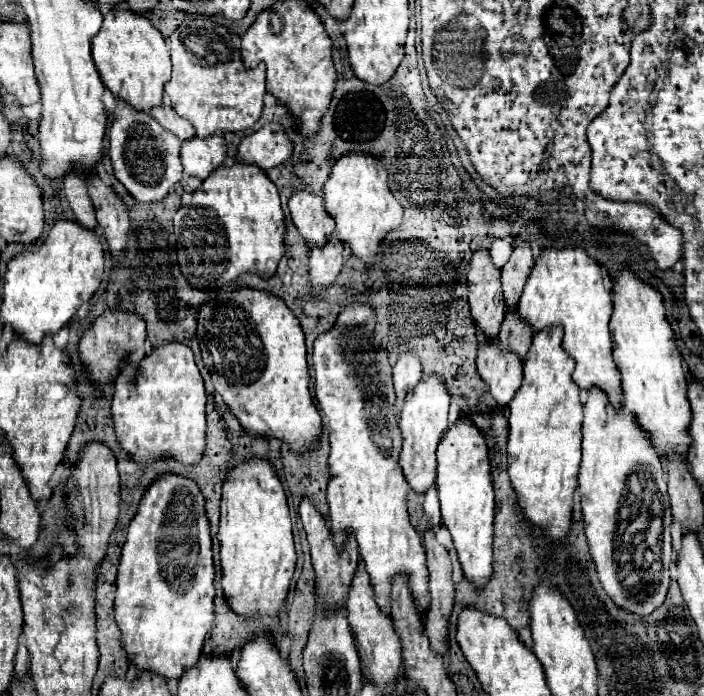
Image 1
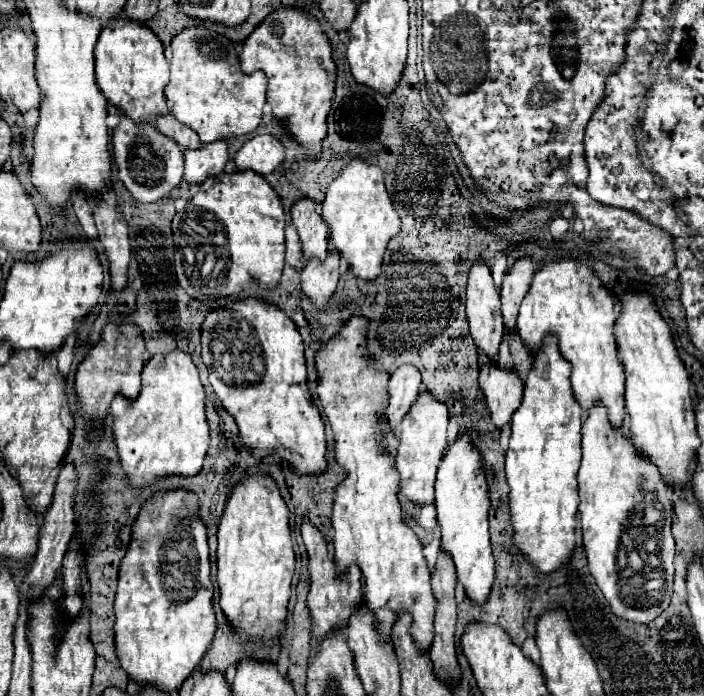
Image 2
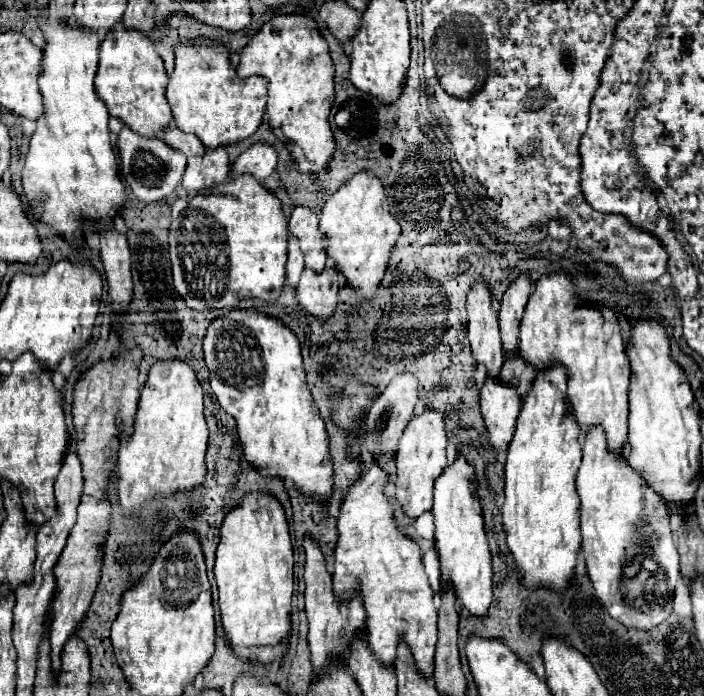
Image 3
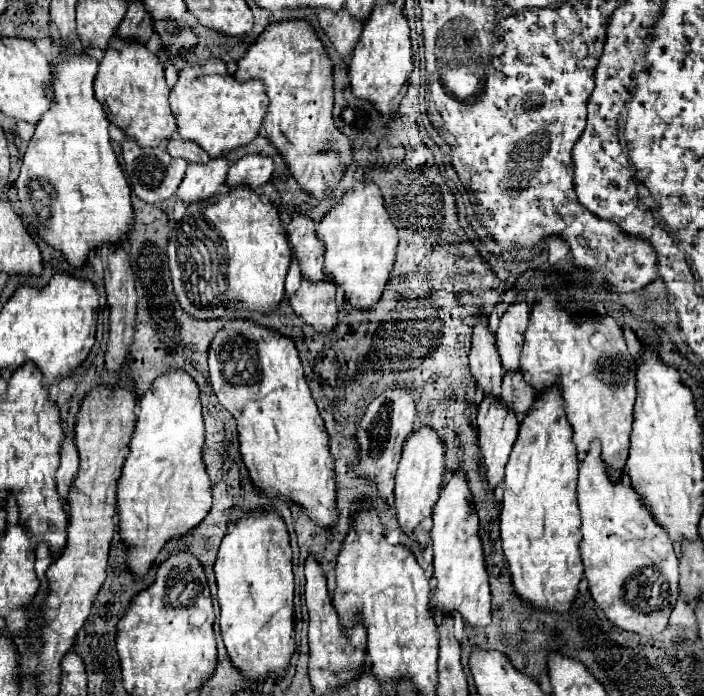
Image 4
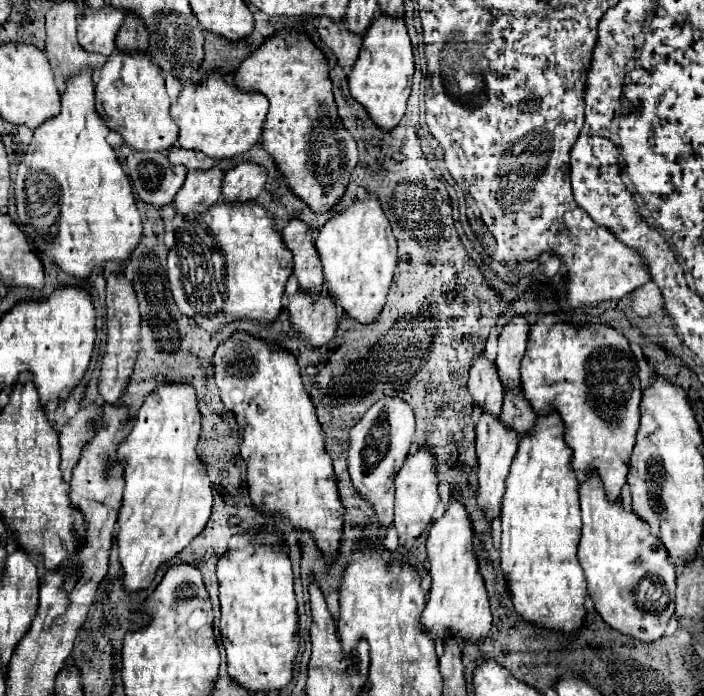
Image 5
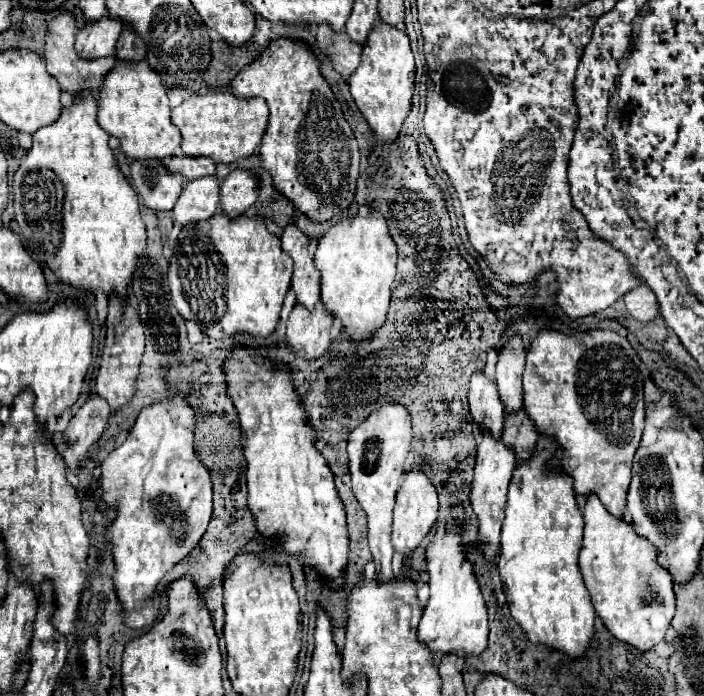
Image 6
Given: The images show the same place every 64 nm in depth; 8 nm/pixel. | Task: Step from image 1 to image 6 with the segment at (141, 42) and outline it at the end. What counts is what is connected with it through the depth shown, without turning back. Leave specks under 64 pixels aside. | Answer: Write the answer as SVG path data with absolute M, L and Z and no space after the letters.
M114 60L114 68L104 74L98 90L98 122L100 126L120 140L120 146L128 158L164 158L178 152L182 136L170 122L170 106L166 88L148 68L148 62L124 64Z

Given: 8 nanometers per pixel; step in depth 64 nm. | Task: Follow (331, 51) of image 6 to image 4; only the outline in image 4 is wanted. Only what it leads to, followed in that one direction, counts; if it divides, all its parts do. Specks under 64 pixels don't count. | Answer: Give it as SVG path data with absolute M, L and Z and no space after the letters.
M320 8L318 22L328 34L328 38L332 40L334 48L342 54L342 58L348 58L362 32L360 20L352 20L346 8L342 8L340 12L328 12L326 8Z

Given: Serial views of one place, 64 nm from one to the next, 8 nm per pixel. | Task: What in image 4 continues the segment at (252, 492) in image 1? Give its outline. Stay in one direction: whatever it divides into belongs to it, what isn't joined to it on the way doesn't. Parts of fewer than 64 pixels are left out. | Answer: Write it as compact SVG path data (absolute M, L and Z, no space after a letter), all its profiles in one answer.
M254 508L248 510L244 516L236 518L232 524L228 524L226 536L222 538L220 550L218 550L218 558L214 564L214 574L216 574L216 582L218 582L218 602L220 602L220 632L222 632L222 640L224 646L228 650L228 656L232 660L232 664L244 672L244 676L254 678L254 680L266 680L270 674L274 674L276 678L282 678L292 652L296 650L296 640L292 640L292 632L294 632L294 576L292 576L292 548L290 548L290 538L288 538L288 530L286 524L282 520L282 516L276 510L264 510L264 508Z

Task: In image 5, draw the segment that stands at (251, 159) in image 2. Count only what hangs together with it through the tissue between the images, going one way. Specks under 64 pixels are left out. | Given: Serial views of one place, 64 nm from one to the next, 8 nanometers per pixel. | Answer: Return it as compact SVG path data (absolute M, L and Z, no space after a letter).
M242 162L226 172L222 194L228 202L240 200L254 200L260 190L264 188L268 178L268 170L254 162Z

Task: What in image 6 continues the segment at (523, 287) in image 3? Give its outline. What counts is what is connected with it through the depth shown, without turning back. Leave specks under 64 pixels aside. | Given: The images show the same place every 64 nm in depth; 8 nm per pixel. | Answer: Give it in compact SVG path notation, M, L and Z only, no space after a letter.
M520 334L508 336L506 344L498 354L498 364L496 364L496 382L506 412L514 412L522 406L524 358L526 358L524 338Z

